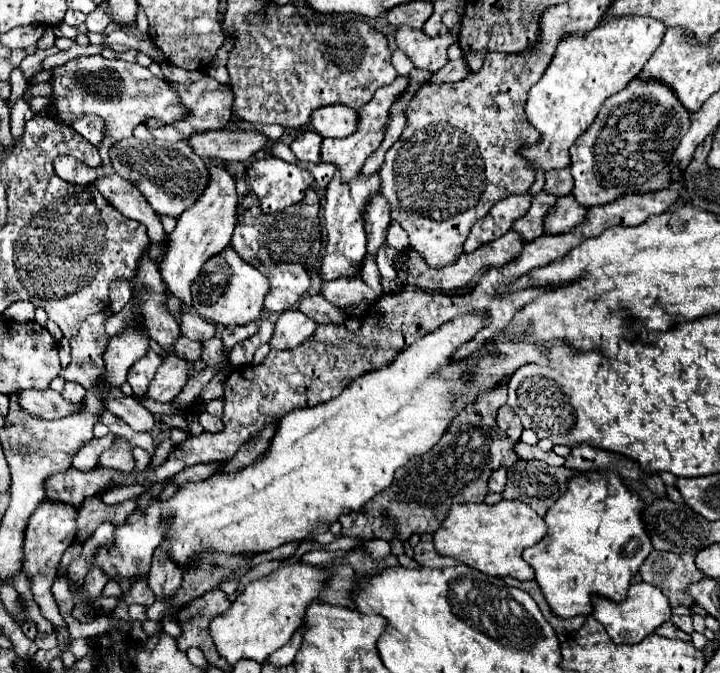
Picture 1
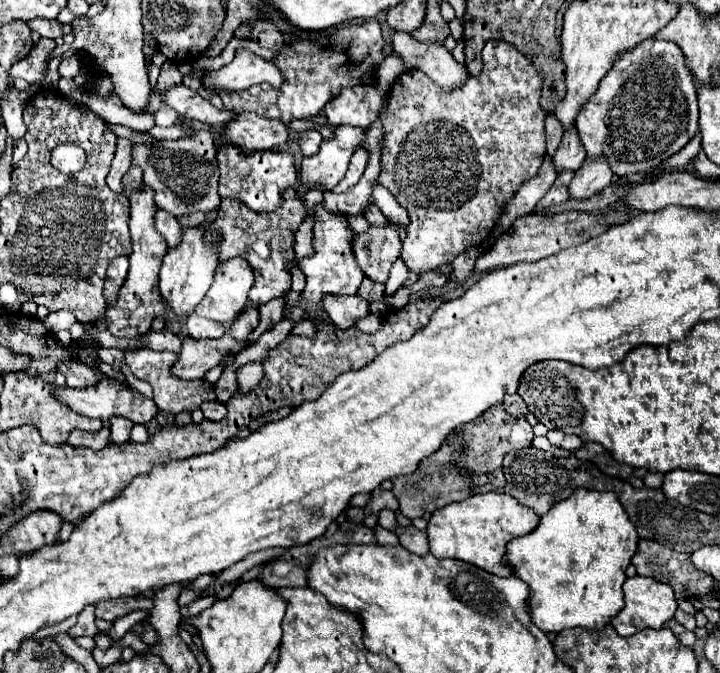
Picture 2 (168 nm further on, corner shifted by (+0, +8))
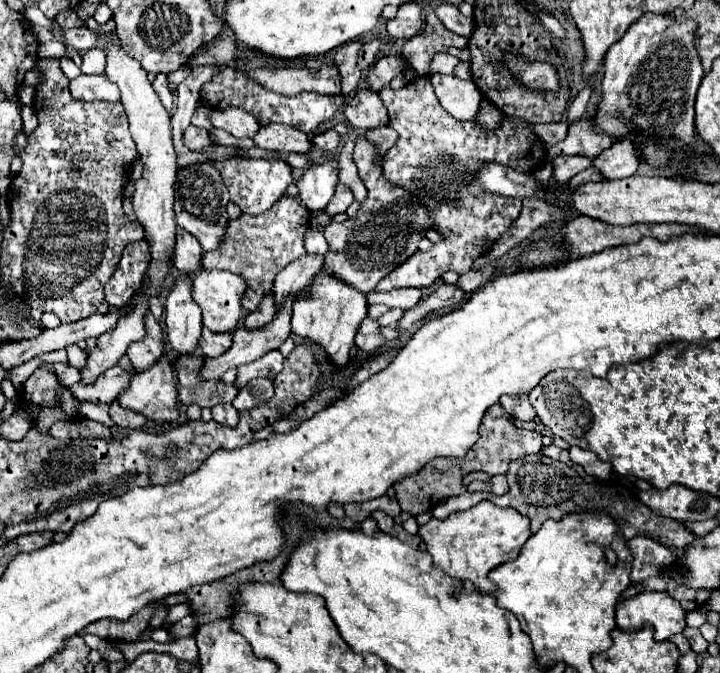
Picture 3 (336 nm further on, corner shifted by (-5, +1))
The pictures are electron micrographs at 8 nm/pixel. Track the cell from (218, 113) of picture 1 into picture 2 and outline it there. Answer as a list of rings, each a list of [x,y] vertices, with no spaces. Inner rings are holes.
[[[238,48],[234,60],[214,70],[204,78],[204,84],[212,84],[212,88],[224,88],[224,90],[246,90],[254,84],[268,82],[274,88],[280,88],[284,82],[282,72],[276,68],[274,62],[268,62],[248,48]]]

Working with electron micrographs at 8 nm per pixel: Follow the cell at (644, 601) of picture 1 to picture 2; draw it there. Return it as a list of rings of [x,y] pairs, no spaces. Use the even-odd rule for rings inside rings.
[[[634,576],[624,582],[624,610],[612,620],[612,626],[620,636],[632,636],[644,628],[662,628],[664,622],[674,618],[676,608],[676,598],[668,584],[646,576]]]

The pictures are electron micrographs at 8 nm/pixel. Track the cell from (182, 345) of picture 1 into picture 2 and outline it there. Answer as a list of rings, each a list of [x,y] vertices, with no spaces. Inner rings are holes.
[[[148,330],[138,340],[138,344],[142,348],[150,348],[150,350],[158,350],[158,352],[164,352],[164,350],[180,352],[180,348],[182,348],[182,340],[168,330]]]

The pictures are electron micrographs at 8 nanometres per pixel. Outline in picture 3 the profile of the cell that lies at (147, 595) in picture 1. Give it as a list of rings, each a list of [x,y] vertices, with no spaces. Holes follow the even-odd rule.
[[[149,605],[149,607],[143,607],[141,611],[137,611],[137,615],[133,615],[133,619],[127,619],[127,621],[101,619],[101,623],[91,623],[83,631],[99,635],[101,639],[107,639],[107,641],[137,641],[137,637],[149,627],[153,611],[155,611],[155,607]]]

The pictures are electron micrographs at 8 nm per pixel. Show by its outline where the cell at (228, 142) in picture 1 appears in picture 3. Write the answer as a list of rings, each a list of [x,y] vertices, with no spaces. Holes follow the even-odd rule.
[[[263,125],[261,131],[253,137],[253,143],[261,149],[271,151],[295,151],[295,153],[307,153],[309,139],[303,131],[293,129],[289,125]]]

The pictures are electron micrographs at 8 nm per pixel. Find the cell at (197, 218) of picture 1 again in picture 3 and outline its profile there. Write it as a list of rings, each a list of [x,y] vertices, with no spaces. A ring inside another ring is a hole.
[[[179,275],[165,301],[165,333],[175,353],[193,353],[201,337],[201,307],[193,303],[193,277]]]

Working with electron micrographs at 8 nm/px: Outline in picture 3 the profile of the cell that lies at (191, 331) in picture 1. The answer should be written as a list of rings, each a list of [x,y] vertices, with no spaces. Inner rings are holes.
[[[203,327],[199,347],[201,347],[203,355],[219,357],[221,353],[225,353],[231,347],[231,333],[213,333],[207,327]]]

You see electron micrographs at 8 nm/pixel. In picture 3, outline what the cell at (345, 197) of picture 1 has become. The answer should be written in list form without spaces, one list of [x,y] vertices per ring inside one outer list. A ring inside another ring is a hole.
[[[321,269],[317,275],[313,275],[313,281],[307,287],[307,293],[297,297],[293,303],[293,315],[291,315],[291,331],[295,335],[313,339],[325,347],[329,357],[343,367],[349,361],[351,347],[355,345],[355,333],[357,325],[367,315],[367,301],[361,291],[355,287],[349,287],[341,283],[341,279],[329,275],[325,269]]]

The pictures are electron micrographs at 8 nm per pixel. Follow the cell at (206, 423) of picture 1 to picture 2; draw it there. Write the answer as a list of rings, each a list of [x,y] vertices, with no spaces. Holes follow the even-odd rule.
[[[204,402],[200,408],[208,420],[222,420],[226,416],[226,406],[222,402]]]

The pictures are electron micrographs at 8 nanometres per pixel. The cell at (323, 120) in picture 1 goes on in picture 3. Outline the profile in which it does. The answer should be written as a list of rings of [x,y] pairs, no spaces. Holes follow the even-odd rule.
[[[357,89],[353,97],[345,105],[345,119],[355,127],[355,129],[377,129],[389,123],[387,109],[379,97],[377,91],[373,89]]]

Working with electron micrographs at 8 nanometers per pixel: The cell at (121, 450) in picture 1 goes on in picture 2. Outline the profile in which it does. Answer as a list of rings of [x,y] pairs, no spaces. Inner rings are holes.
[[[112,416],[110,418],[110,442],[112,444],[124,444],[124,442],[128,442],[130,440],[130,430],[132,430],[132,426],[134,426],[134,422],[132,420],[126,420],[126,418],[122,418],[122,416]]]

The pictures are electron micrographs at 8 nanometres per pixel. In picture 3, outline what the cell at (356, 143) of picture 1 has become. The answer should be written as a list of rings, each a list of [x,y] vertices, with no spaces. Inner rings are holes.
[[[327,159],[323,163],[311,165],[297,183],[299,197],[309,211],[325,209],[329,199],[333,199],[333,191],[337,189],[337,185],[339,185],[337,159]]]

